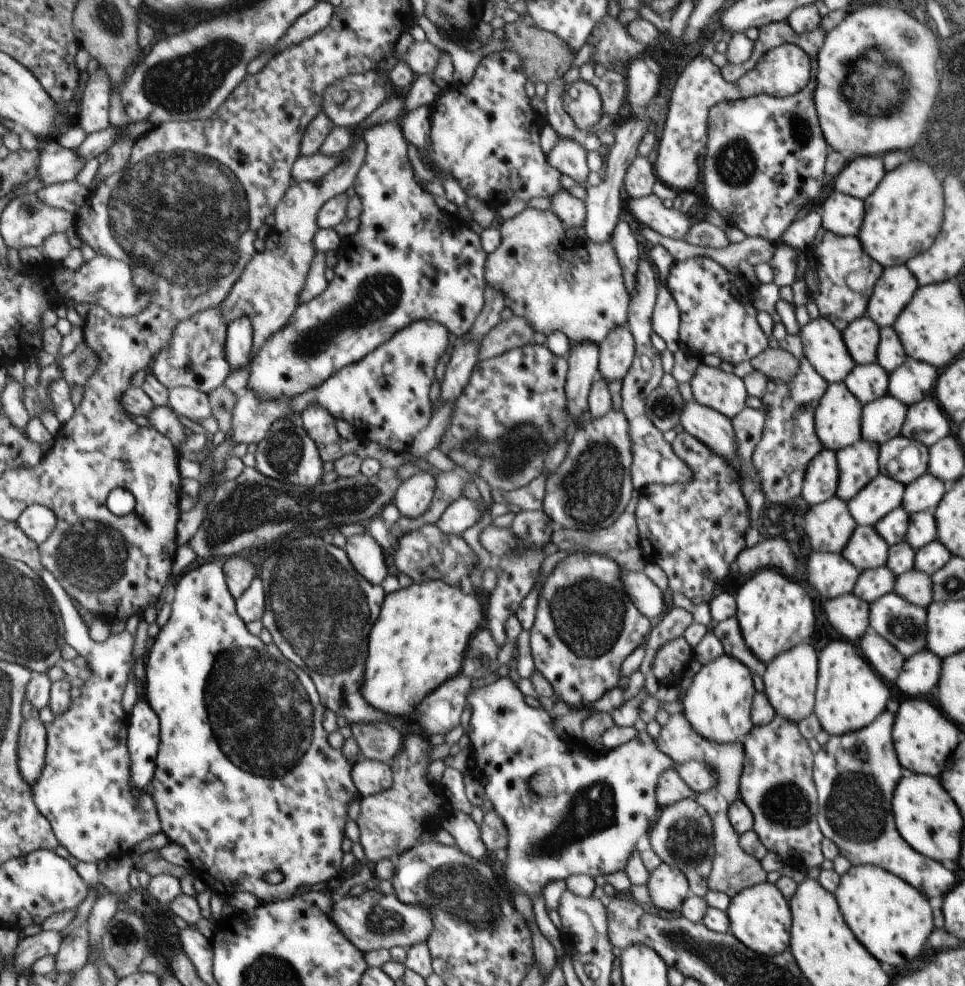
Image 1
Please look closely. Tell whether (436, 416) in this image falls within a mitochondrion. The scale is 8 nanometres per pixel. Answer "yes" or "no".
no

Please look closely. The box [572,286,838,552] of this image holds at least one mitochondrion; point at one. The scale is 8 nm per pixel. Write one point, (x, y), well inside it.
(663, 407)

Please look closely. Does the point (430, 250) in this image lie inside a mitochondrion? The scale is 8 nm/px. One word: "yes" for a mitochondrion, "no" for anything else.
no

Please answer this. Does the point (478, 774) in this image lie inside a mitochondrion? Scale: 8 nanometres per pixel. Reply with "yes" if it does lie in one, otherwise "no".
no

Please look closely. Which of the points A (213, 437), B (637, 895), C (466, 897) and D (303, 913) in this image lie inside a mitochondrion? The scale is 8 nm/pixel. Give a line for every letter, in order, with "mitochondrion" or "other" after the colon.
A: other
B: other
C: mitochondrion
D: other

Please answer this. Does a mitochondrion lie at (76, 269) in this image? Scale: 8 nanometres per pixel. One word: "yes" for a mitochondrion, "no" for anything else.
no

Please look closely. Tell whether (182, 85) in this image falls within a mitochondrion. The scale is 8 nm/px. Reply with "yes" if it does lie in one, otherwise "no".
yes

